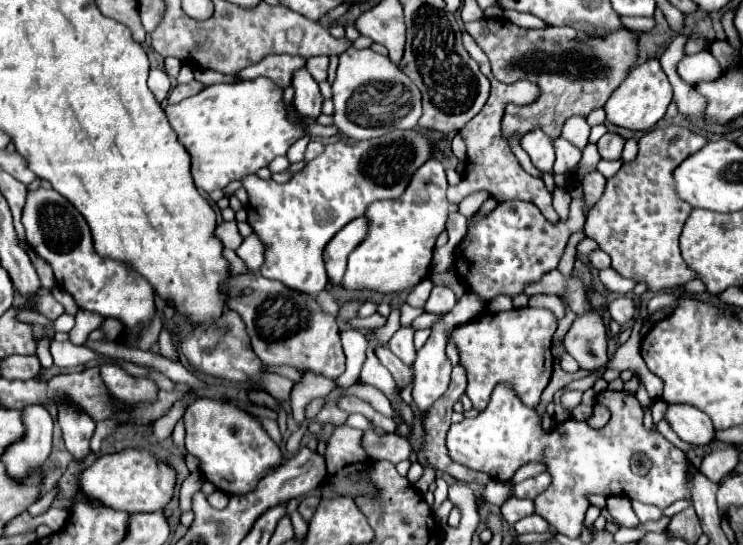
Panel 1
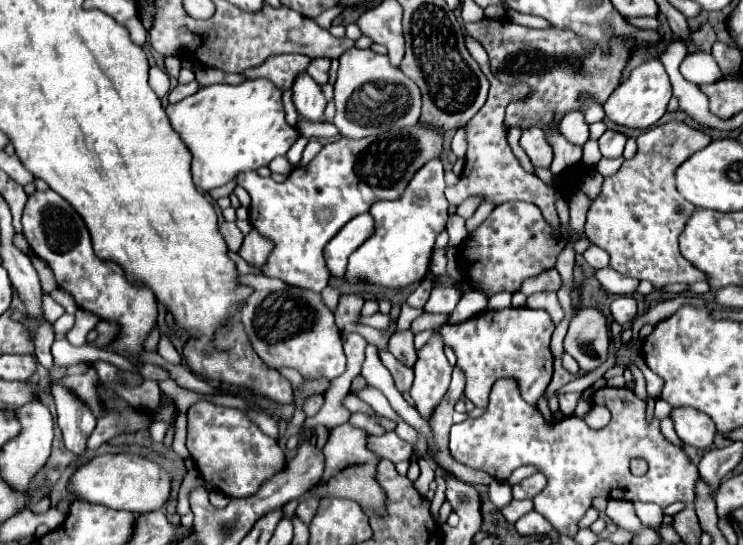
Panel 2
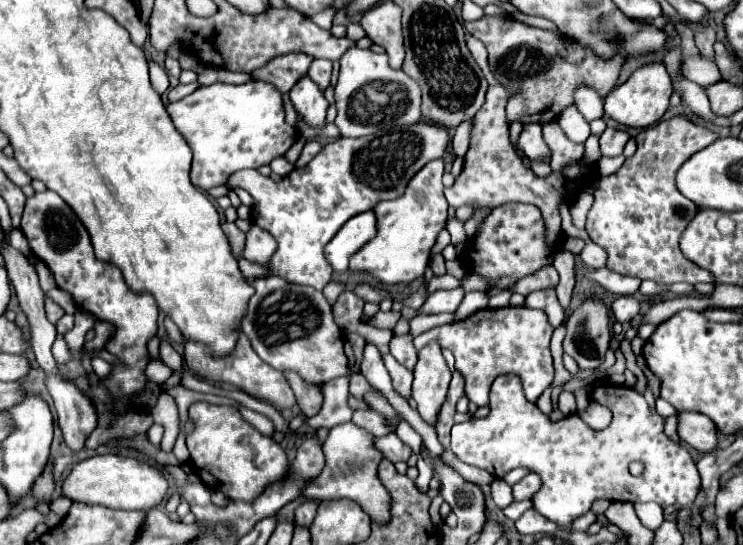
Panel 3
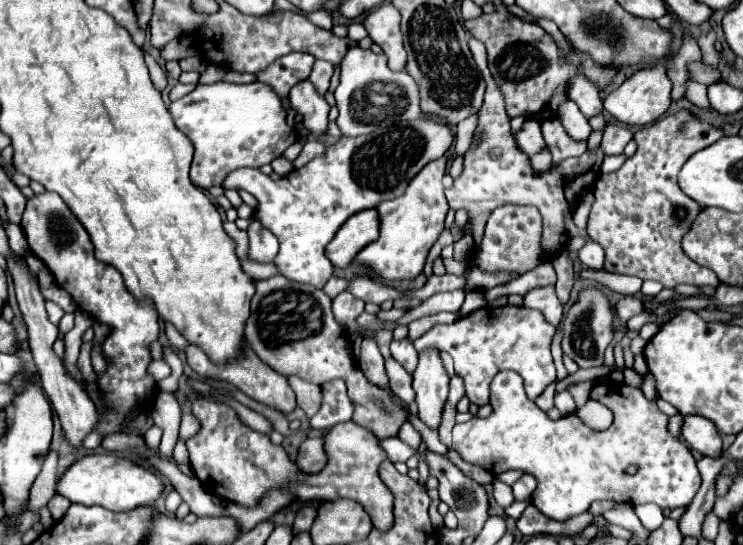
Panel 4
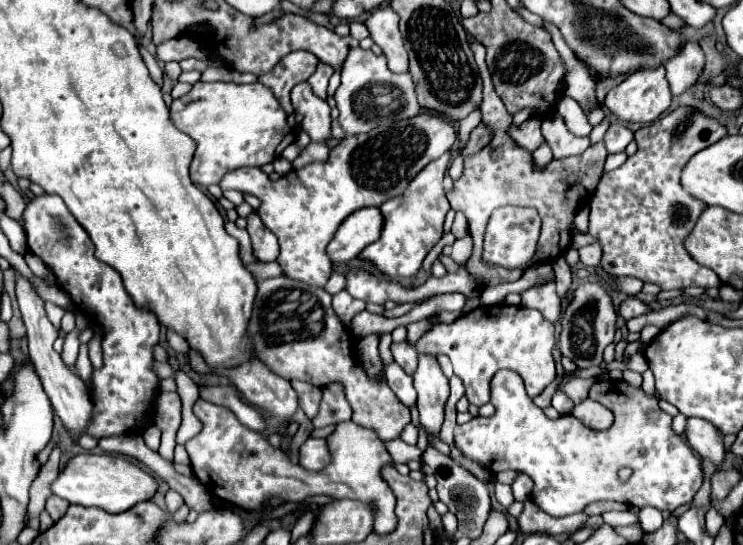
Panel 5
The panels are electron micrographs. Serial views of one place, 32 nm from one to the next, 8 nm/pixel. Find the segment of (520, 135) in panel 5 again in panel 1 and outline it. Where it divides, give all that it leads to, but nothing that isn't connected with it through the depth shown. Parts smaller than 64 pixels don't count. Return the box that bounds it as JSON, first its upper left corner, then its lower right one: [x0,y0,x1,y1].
[520,130,554,175]

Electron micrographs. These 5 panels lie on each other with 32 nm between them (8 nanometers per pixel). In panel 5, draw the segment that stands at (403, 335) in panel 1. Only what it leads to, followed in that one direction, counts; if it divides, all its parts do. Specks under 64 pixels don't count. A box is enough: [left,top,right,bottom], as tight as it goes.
[392,342,418,374]

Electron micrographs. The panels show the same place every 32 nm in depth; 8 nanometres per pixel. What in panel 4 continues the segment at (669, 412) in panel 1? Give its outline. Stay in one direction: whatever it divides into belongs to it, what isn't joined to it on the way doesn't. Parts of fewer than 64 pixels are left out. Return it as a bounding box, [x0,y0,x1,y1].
[680,414,722,456]

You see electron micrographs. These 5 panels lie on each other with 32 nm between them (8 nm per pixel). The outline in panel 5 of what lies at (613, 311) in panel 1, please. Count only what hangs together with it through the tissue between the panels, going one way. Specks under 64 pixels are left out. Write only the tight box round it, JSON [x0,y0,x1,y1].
[618,296,650,320]

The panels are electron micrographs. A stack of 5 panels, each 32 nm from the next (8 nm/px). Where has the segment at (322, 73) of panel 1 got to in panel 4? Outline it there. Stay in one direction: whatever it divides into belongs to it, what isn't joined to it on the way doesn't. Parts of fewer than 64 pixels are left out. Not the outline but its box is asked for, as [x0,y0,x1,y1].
[310,60,334,96]

